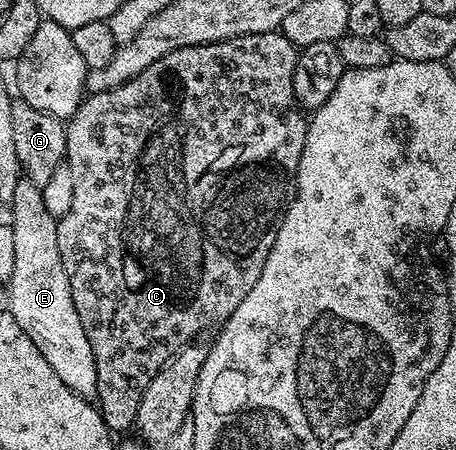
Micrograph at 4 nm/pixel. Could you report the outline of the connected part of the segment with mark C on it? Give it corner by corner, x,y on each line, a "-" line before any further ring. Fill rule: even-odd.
236,42
195,44
174,50
158,58
158,62
146,66
146,70
142,70
142,74
130,82
111,88
108,92
91,93
81,99
79,108
66,124
66,163
74,178
74,202
70,202
68,213
56,222
58,254
70,282
74,310
78,310
78,318
86,330
86,338
94,354
95,399
100,400
98,408
104,417
104,424
113,433
124,432
135,425
136,411
140,409
146,386
150,386
152,379
167,366
168,361
200,338
207,328
215,329
223,325
230,314
238,310
242,298
254,290
254,282
258,282
259,273
248,274
242,268
253,264
253,251
259,244
267,245
271,241
274,226
279,225
294,196
296,168
306,146
309,121
297,107
296,96
292,93
293,65
272,64
268,56
260,60
258,53
248,48
239,48
238,45
-
251,72
260,72
260,96
252,96
252,80
248,77

